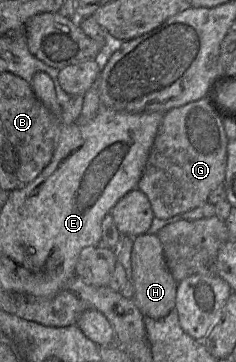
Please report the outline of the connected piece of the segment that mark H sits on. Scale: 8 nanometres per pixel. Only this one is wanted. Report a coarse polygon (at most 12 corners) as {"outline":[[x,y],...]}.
{"outline":[[155,234],[133,238],[133,301],[158,320],[175,308],[177,282]]}

